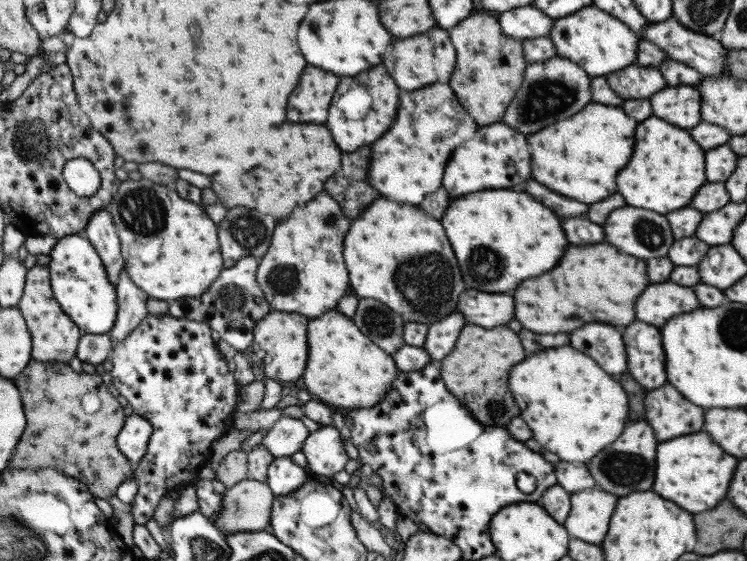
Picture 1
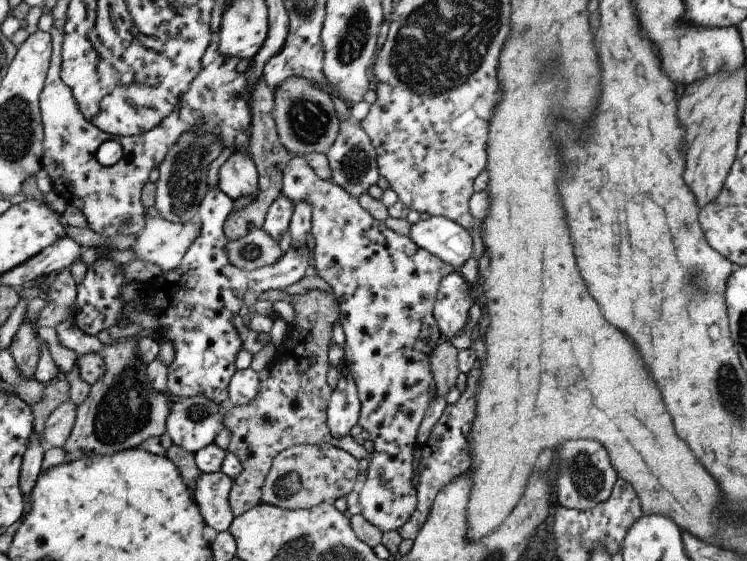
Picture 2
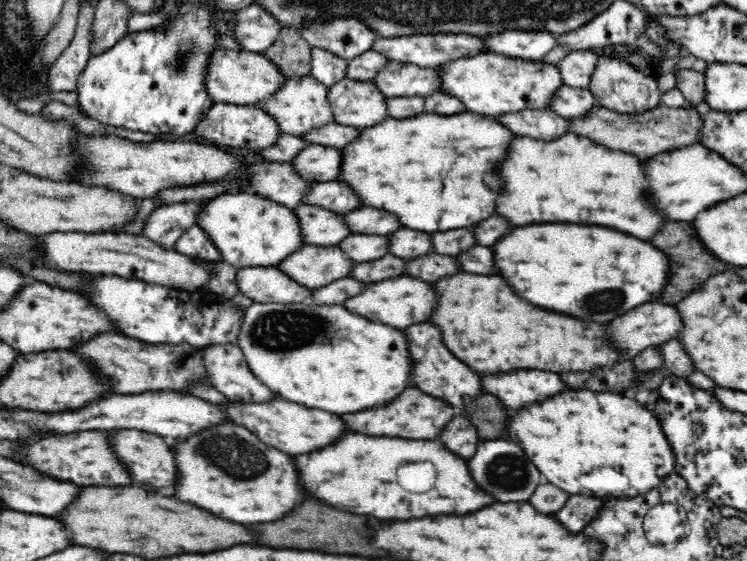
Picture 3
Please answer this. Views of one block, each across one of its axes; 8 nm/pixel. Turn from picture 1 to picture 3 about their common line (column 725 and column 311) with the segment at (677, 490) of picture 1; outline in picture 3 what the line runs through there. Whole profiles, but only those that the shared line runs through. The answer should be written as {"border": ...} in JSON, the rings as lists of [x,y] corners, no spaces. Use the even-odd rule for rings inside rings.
{"border":[[[348,434],[336,446],[298,456],[298,466],[306,488],[320,500],[356,514],[374,514],[378,518],[412,520],[444,514],[464,516],[498,502],[492,494],[480,490],[468,470],[466,458],[448,450],[440,440],[400,440]],[[410,462],[432,462],[434,484],[428,492],[408,492],[396,484],[398,468]]]}

